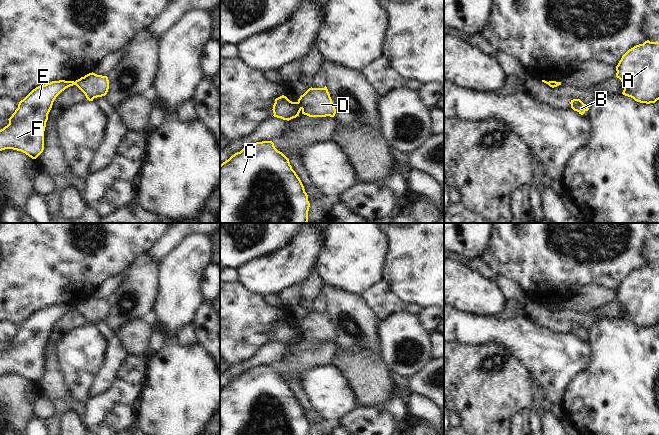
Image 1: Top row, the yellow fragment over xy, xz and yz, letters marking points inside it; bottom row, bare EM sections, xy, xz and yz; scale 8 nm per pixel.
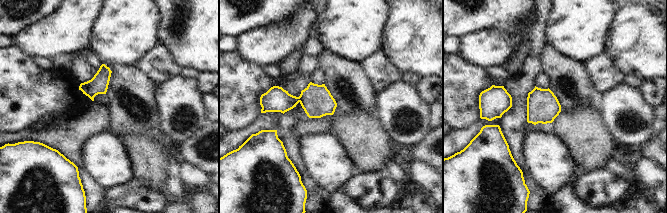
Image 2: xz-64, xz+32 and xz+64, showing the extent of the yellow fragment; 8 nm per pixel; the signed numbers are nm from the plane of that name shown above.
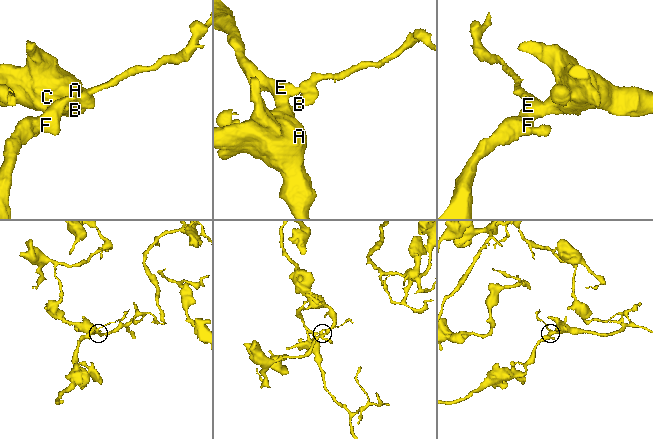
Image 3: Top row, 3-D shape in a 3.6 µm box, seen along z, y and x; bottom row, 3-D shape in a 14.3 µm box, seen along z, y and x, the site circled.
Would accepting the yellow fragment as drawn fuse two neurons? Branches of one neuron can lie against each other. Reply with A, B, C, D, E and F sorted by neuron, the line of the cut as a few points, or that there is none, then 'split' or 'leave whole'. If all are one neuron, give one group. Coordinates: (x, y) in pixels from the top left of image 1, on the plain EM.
A C E F / B D | xz (297, 326), (302, 332) | split

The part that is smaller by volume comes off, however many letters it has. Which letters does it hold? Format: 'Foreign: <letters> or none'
Foreign: B, D.

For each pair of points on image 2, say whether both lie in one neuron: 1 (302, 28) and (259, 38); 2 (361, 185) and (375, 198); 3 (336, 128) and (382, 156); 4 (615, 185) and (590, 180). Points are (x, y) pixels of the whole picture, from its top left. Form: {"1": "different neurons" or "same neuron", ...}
{"1": "same neuron", "2": "same neuron", "3": "same neuron", "4": "same neuron"}

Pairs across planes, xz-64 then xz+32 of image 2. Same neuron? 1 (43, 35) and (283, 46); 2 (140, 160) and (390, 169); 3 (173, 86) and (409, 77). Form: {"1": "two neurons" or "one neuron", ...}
{"1": "one neuron", "2": "two neurons", "3": "two neurons"}

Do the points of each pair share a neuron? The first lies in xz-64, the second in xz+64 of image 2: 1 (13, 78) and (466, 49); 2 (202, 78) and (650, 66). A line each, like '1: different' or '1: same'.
1: different
2: different

